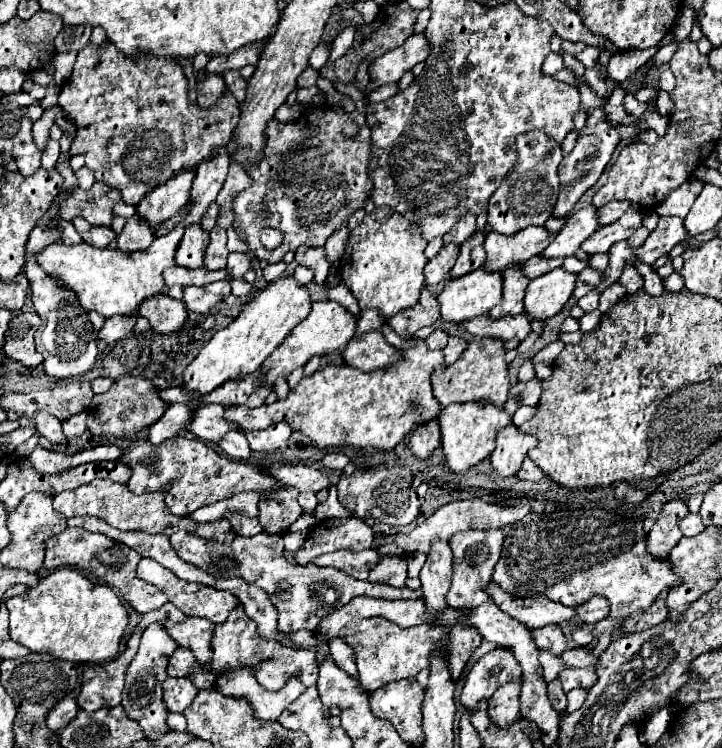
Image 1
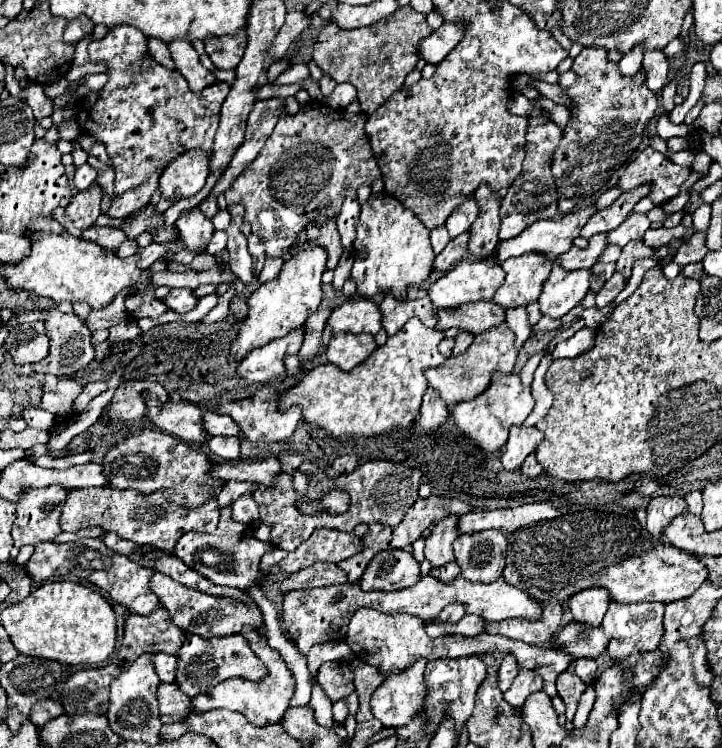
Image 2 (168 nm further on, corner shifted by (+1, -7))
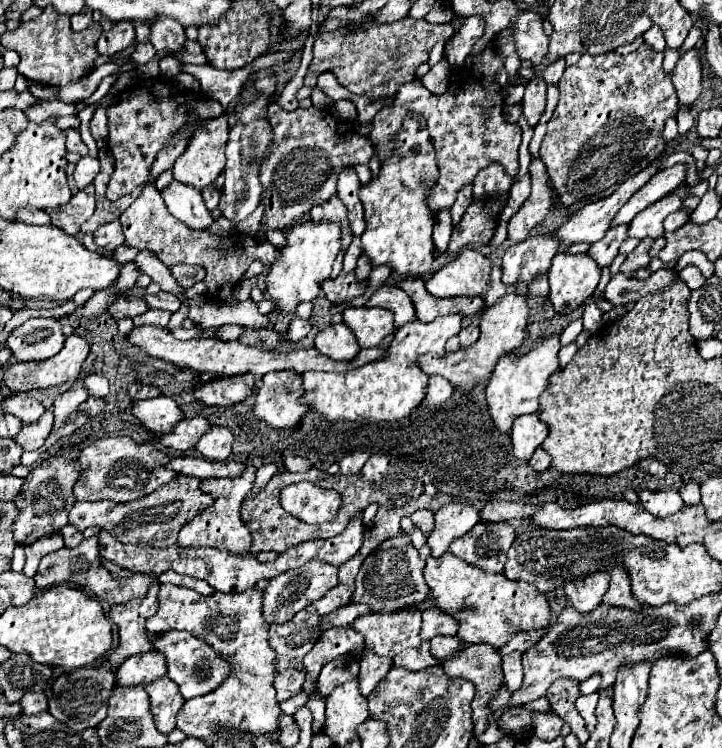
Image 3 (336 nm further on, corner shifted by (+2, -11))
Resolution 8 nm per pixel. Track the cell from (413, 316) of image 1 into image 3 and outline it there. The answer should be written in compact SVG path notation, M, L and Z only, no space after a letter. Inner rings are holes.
M382 285L372 293L366 305L378 305L384 309L390 309L396 315L396 327L402 327L408 321L416 319L416 311L412 307L412 299L400 289L400 287L388 287Z

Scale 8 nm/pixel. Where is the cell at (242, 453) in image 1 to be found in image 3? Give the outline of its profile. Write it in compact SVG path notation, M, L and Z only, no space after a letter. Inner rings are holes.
M214 425L202 435L196 449L202 453L202 457L212 461L226 461L232 453L232 433L226 427Z

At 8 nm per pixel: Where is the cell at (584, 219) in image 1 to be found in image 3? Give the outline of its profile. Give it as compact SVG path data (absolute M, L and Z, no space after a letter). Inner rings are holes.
M684 163L658 171L646 183L646 187L642 187L642 191L636 191L634 199L630 199L630 203L626 203L626 207L622 207L622 211L618 211L612 227L616 227L618 223L630 223L634 219L634 215L638 215L644 207L648 207L650 203L656 203L664 195L672 193L678 185L682 185L686 181L686 173L688 173L688 167Z

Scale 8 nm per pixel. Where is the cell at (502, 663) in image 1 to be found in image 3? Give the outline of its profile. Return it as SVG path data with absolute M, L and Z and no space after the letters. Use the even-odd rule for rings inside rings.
M514 651L502 657L502 673L504 673L504 683L510 687L510 691L516 691L522 685L522 653L520 651Z

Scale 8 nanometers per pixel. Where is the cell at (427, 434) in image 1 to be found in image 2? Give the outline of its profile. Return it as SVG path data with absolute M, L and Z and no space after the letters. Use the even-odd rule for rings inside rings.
M427 389L425 397L423 397L423 405L421 405L421 415L417 425L421 427L421 431L425 433L435 433L449 417L449 409L443 403L443 399L439 399L439 393L435 393L435 389Z

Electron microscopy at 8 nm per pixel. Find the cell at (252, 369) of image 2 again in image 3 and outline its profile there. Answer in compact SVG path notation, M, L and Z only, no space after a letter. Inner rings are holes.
M294 317L292 323L290 323L290 329L288 329L288 335L292 341L302 341L302 337L306 337L312 329L312 319L300 319L300 317Z

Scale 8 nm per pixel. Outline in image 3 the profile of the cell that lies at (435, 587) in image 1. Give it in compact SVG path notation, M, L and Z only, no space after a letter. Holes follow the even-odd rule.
M462 501L440 507L434 513L434 519L436 519L436 527L428 537L432 555L444 555L448 551L448 545L456 537L466 535L480 521L478 509L472 503L462 503Z

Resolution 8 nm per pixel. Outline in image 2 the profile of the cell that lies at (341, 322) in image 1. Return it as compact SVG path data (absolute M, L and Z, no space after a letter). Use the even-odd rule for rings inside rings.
M347 299L333 309L325 327L337 333L371 333L375 335L381 329L381 311L379 305L371 299Z

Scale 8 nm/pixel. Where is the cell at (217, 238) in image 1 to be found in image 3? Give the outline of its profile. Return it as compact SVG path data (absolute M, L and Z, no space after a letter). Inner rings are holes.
M182 263L172 265L172 267L170 267L170 273L172 273L172 277L176 279L176 283L178 283L180 287L184 287L184 289L190 289L194 283L202 281L204 275L206 275L202 267L198 267L198 265L182 265Z

